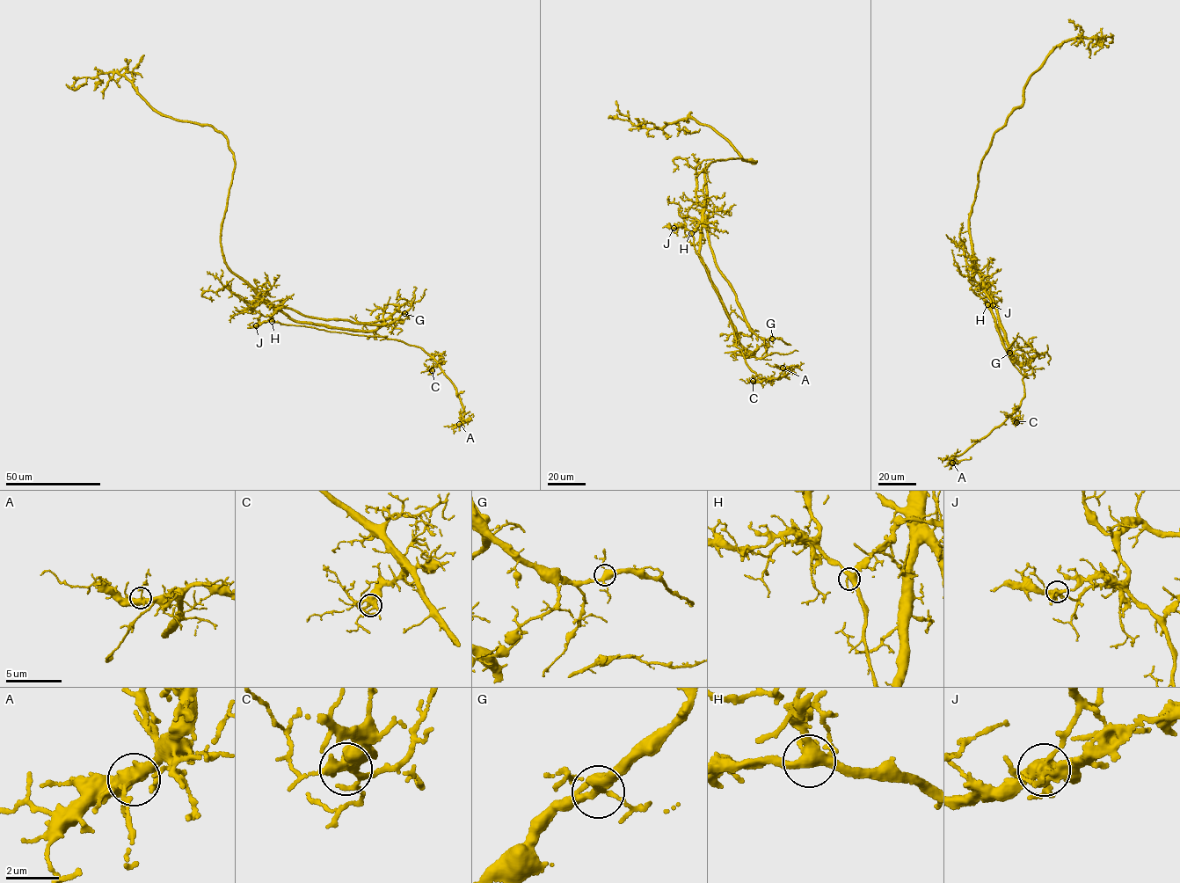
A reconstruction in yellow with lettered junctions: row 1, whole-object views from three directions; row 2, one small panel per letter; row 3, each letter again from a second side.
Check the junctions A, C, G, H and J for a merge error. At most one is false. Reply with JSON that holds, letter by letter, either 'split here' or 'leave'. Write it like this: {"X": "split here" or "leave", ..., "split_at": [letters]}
{"A": "leave", "C": "leave", "G": "leave", "H": "leave", "J": "split here", "split_at": ["J"]}

